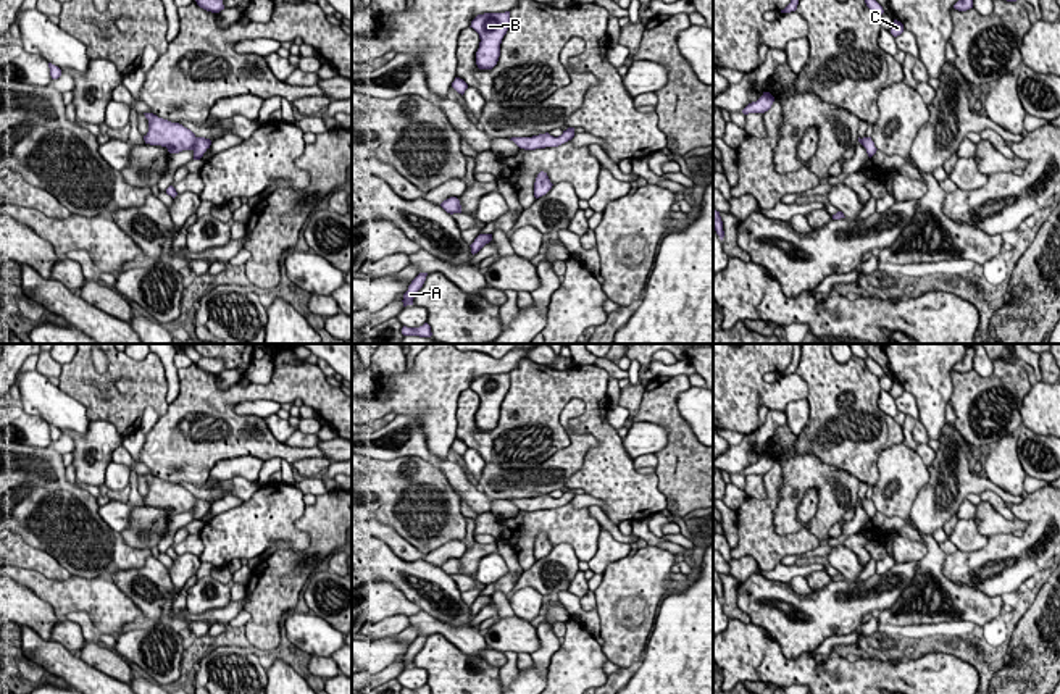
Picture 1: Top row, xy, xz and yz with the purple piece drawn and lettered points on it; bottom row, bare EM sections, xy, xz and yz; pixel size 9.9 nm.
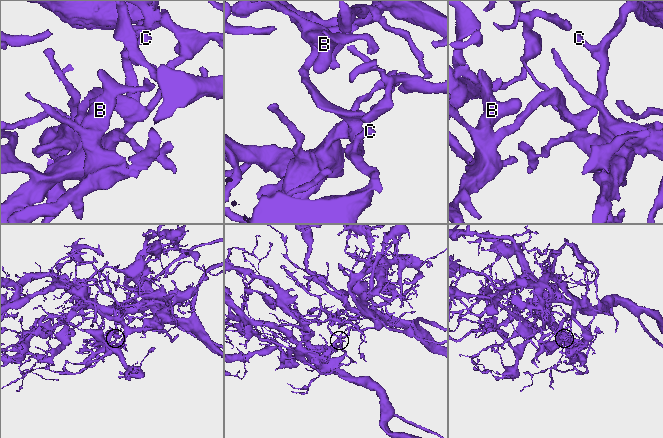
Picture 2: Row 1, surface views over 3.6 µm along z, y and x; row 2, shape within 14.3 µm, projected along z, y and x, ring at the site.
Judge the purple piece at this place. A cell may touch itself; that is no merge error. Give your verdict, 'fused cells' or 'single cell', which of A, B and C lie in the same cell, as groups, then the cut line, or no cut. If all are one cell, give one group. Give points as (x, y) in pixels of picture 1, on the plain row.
fused cells; A C / B; cut in xy along (196, 499), (205, 510)

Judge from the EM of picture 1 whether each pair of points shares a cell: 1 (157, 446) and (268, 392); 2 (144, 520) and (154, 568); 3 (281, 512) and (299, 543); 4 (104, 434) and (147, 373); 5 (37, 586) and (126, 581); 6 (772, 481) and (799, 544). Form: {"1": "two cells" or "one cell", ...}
{"1": "one cell", "2": "two cells", "3": "one cell", "4": "two cells", "5": "two cells", "6": "one cell"}

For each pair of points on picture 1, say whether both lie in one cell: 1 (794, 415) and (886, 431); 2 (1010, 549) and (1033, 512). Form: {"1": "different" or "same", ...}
{"1": "different", "2": "same"}

